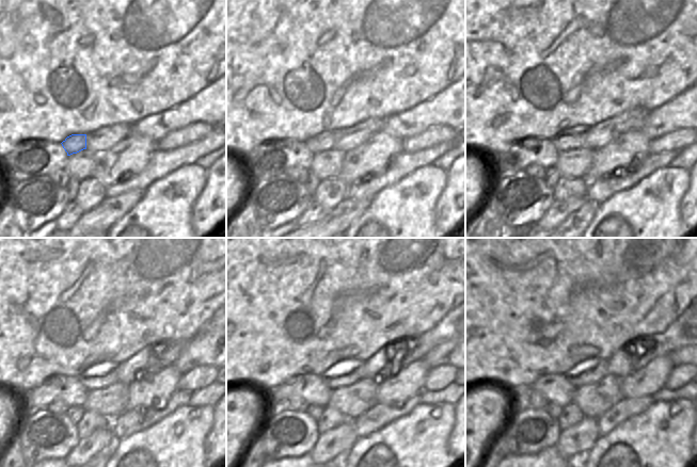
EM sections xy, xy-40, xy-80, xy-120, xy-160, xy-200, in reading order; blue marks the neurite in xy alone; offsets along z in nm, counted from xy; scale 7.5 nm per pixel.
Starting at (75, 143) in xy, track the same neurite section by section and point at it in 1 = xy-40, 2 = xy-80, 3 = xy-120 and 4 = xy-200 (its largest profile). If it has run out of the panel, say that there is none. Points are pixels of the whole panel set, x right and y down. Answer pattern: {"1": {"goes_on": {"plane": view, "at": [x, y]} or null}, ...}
{"1": {"goes_on": {"plane": "xy-40", "at": [325, 141]}}, "2": {"goes_on": {"plane": "xy-80", "at": [569, 139]}}, "3": {"goes_on": {"plane": "xy-120", "at": [104, 374]}}, "4": {"goes_on": {"plane": "xy-200", "at": [591, 370]}}}

